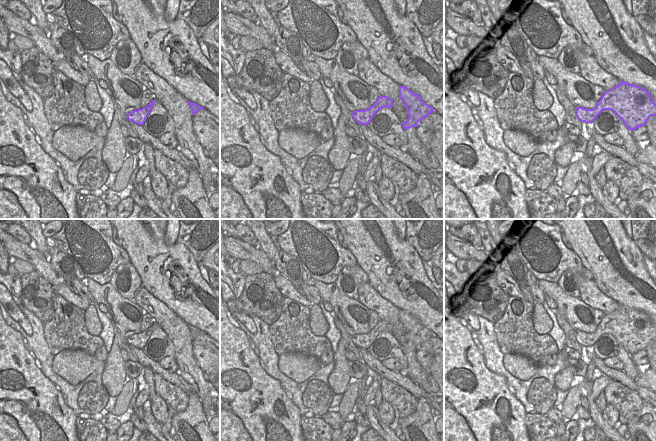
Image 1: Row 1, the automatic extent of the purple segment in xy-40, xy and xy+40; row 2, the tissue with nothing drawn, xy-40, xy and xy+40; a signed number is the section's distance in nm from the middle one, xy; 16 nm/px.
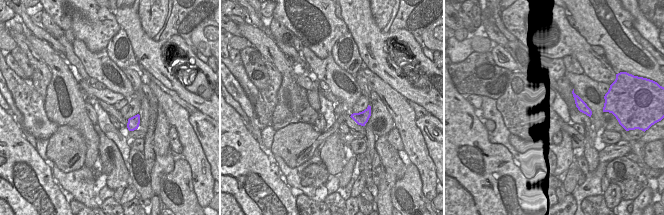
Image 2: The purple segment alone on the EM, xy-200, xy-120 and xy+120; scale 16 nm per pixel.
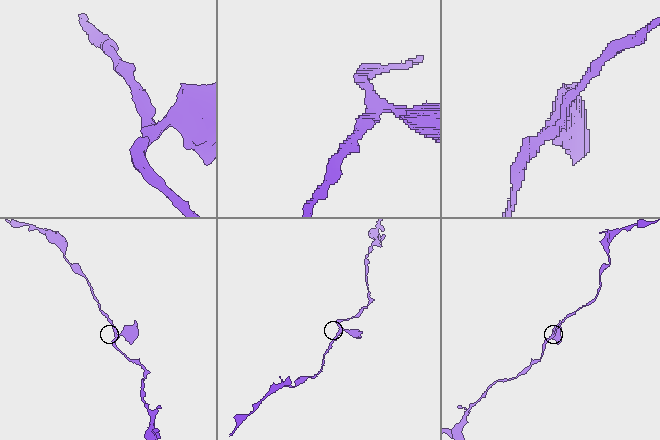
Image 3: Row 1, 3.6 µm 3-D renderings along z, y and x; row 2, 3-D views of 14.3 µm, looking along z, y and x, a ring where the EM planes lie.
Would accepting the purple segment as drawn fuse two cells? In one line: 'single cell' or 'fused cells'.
single cell

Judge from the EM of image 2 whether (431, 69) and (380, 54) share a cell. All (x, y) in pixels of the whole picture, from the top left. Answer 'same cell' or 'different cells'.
same cell

